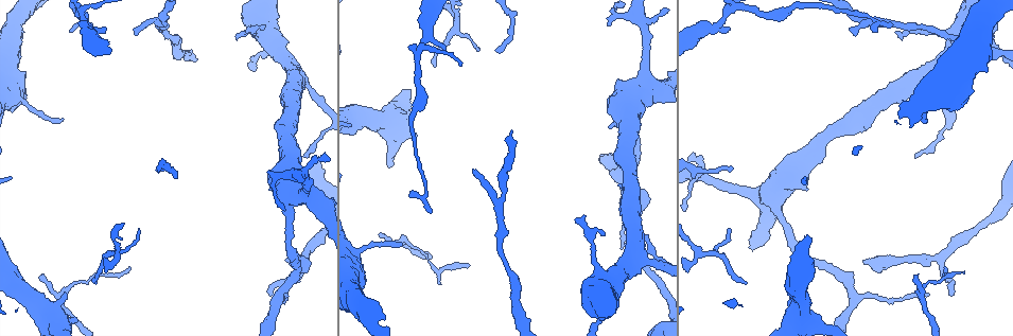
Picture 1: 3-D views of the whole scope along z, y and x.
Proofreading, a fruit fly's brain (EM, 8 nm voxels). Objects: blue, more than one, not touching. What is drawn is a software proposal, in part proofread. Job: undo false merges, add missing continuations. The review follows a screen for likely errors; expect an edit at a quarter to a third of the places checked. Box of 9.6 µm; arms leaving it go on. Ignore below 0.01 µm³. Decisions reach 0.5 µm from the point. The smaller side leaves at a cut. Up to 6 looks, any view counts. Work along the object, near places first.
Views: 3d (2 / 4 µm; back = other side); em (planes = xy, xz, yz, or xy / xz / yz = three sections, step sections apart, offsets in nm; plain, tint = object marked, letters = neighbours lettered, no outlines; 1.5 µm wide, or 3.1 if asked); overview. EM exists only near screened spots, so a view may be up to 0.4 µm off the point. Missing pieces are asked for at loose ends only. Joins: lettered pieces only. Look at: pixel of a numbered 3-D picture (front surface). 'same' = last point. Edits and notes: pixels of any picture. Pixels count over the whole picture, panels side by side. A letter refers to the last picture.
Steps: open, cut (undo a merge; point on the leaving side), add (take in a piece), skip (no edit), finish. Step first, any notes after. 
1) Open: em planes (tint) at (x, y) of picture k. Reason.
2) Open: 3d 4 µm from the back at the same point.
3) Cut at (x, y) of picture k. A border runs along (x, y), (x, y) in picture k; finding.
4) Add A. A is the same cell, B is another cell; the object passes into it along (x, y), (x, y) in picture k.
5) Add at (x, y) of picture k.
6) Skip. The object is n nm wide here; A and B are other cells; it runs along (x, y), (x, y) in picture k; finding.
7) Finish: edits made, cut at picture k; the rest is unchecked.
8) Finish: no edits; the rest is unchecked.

Open: 3d 2 µm at (875, 18) of picture 1. Abrupt turn.

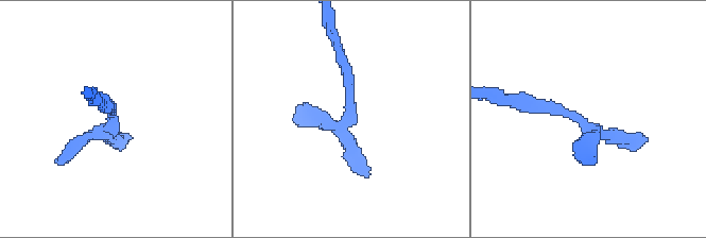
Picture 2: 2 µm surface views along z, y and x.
Open: em yz step 4 (letters) at (589, 126) of picture 2. Now the EM.

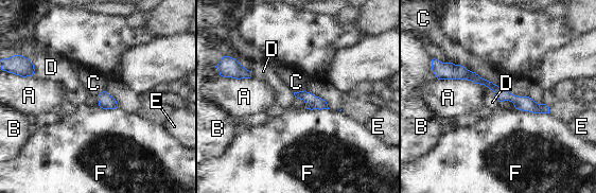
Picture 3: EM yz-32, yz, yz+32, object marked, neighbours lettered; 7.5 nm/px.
Skip. The longest contact is with A, 340 nm; A, B, C, D, E and F are other cells; it runs along (442, 71), (471, 75), (546, 110) in picture 3; all the same neuron.

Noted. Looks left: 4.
Open: 3d 4 µm at (942, 256) of picture 1. Arms part here.

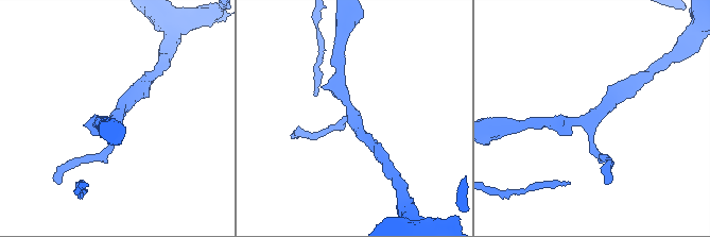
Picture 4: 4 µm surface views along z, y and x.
Open: em planes (letters) at (118, 120) of picture 4. 3 arms meet here; need the tissue.

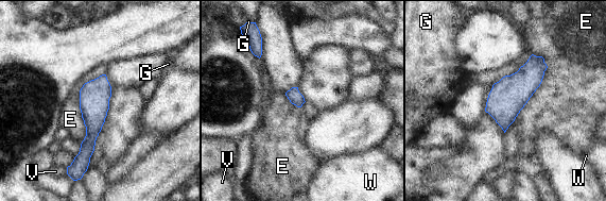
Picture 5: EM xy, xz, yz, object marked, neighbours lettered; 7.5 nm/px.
Skip. E, G, V and W are other cells; it runs along (103, 78), (83, 164) in picture 5; all the same neuron.

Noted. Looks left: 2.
Open: 3d 2 µm at (731, 167) of picture 1. Free end.

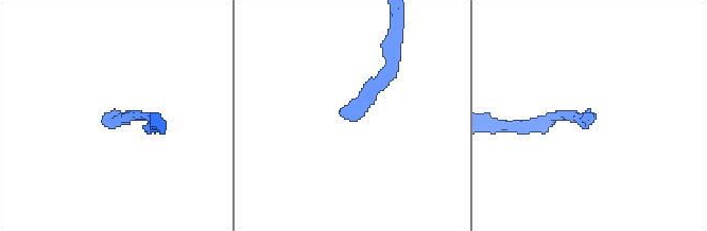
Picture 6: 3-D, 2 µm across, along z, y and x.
Open: em planes (letters) at (588, 117) of picture 6.

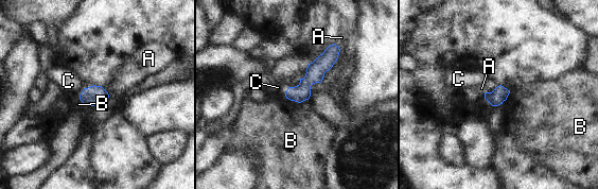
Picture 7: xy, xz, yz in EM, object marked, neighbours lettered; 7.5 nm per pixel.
Skip. A, B and C are other cells; it runs along (335, 48), (315, 73), (288, 96) in picture 7; none of them fits.

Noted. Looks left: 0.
Finish: no edits; the rest is unchecked.

